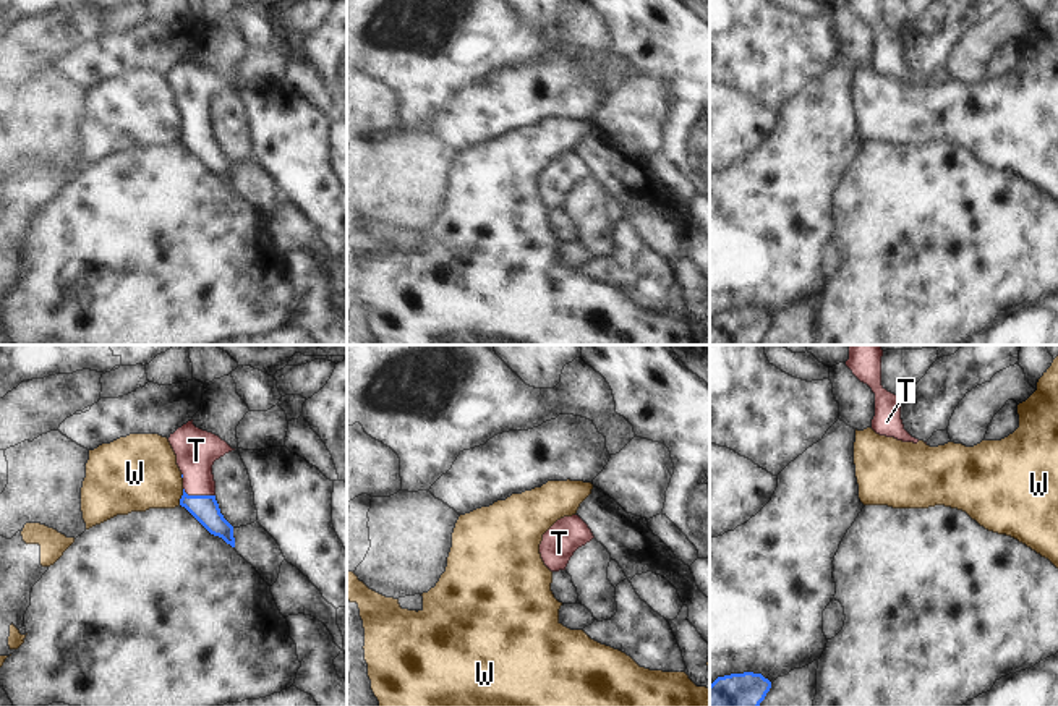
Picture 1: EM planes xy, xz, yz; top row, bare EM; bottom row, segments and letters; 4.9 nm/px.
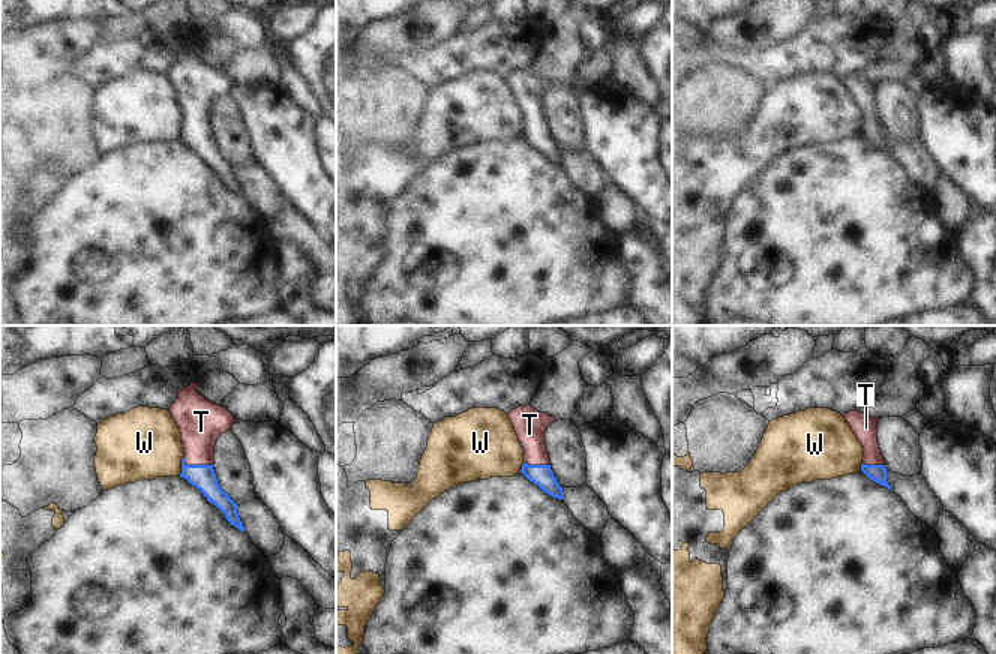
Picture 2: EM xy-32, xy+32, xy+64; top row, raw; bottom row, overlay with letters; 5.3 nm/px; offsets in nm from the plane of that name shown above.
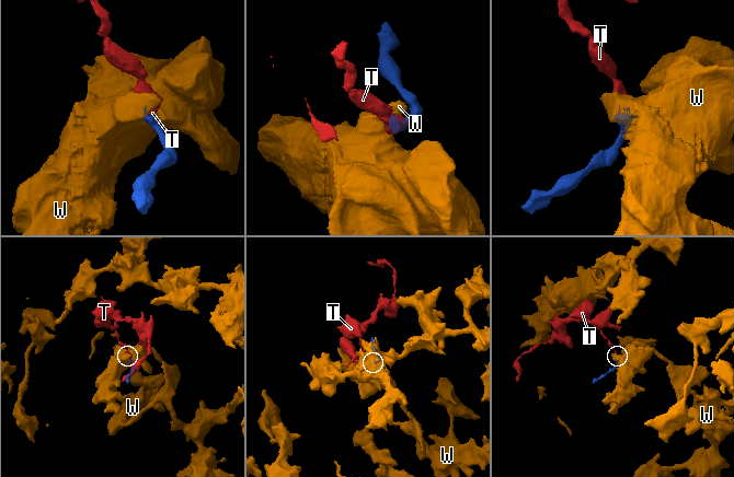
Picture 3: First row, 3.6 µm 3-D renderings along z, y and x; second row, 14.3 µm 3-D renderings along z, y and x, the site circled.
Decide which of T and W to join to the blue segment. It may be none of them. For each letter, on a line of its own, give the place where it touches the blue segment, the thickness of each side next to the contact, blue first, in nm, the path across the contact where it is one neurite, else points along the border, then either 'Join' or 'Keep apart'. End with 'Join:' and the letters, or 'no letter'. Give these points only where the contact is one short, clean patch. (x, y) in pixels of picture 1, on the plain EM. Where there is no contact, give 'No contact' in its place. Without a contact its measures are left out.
T: Touches blue at xy (198, 133). Thickness 140 nm (blue) against 200 nm. Path across: xy (204, 146), (198, 133), (196, 88). Join
W: Touches blue at xy (182, 135). Thickness 140 nm (blue) against 380 nm. Boundary: xy (183, 127), (179, 141). Keep apart
Join: T.

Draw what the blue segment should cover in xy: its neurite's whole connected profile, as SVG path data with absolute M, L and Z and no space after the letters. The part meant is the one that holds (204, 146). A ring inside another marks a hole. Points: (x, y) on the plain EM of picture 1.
M193 57L170 71L169 79L183 112L180 142L211 172L235 185L233 164L220 151L212 112L214 99L235 86L219 73L196 65Z

